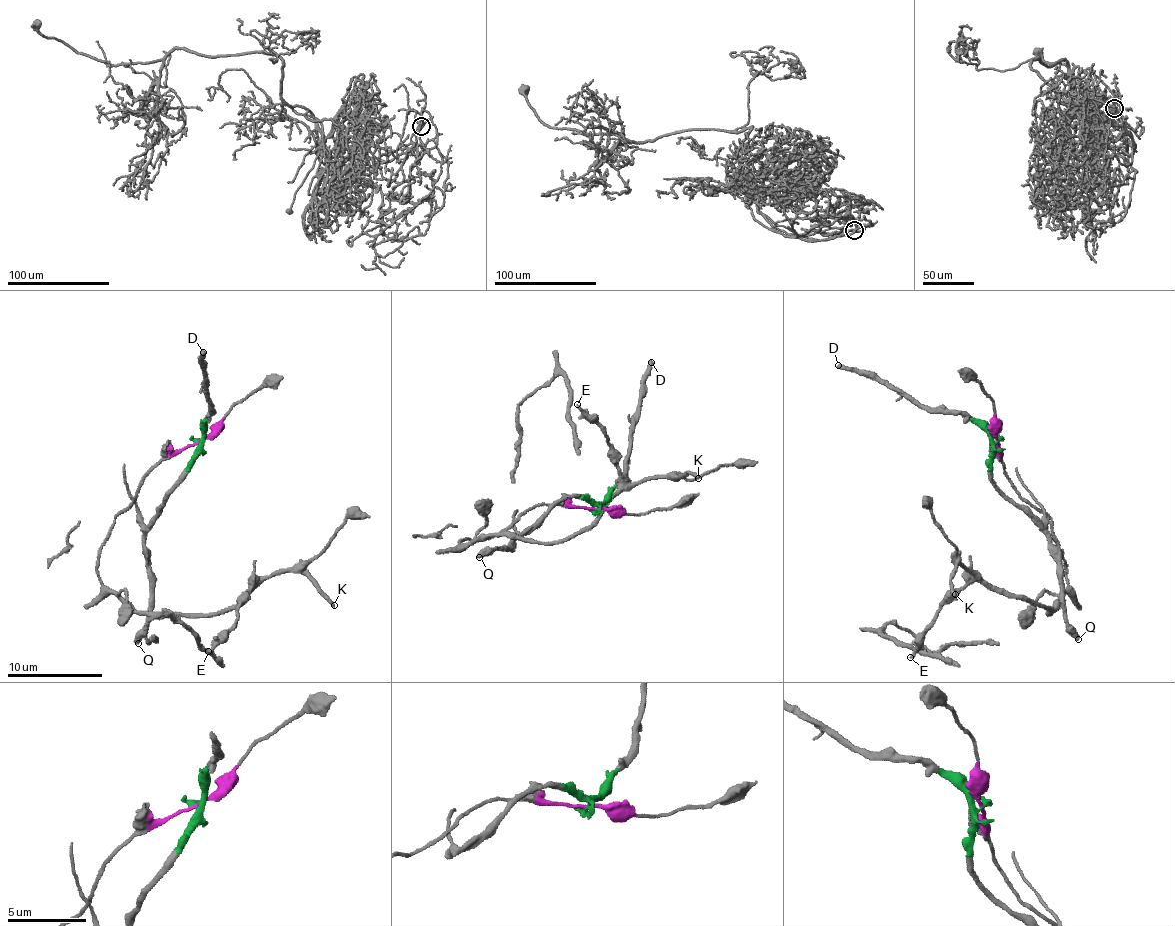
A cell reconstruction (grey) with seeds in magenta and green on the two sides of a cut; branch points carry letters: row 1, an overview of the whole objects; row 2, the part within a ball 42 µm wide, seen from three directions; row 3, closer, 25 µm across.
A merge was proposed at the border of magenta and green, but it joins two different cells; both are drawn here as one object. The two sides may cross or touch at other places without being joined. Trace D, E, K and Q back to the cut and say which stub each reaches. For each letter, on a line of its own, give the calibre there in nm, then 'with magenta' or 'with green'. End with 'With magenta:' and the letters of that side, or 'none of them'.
D: calibre 380 nm; with green
E: calibre 240 nm; with magenta
K: calibre 260 nm; with magenta
Q: calibre 440 nm; with green
With magenta: E, K

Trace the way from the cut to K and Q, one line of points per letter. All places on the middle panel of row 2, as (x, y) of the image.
K: (597, 508), (540, 504), (492, 536), (460, 545), (490, 536), (565, 541), (632, 486), (690, 471), (697, 477)
Q: (597, 508), (588, 499), (568, 495), (515, 536), (509, 546), (496, 547), (479, 557)

